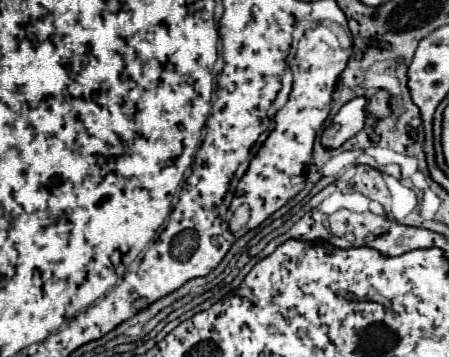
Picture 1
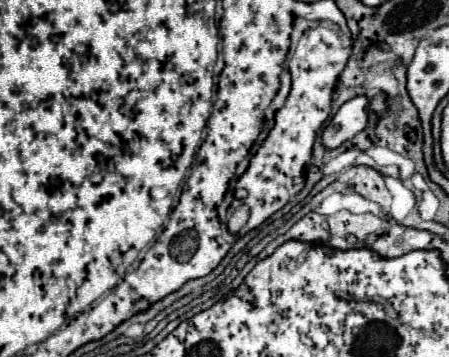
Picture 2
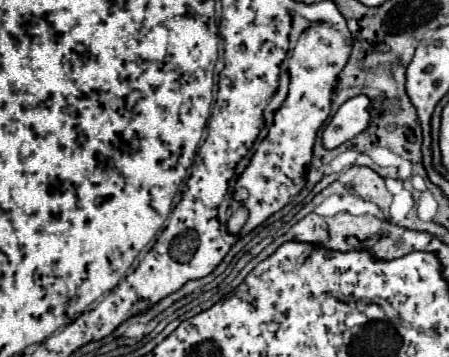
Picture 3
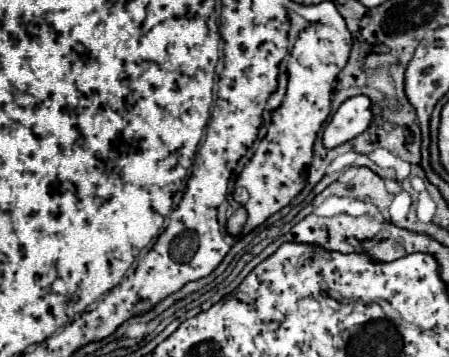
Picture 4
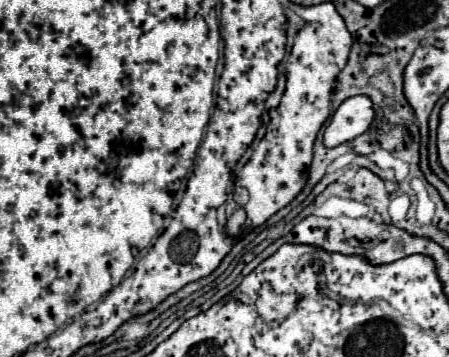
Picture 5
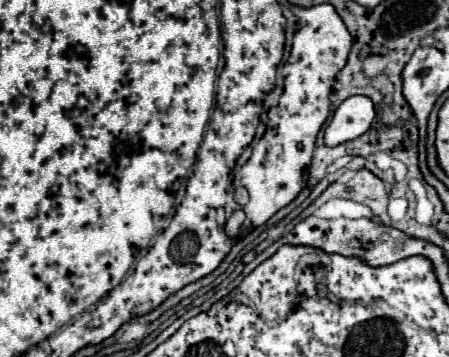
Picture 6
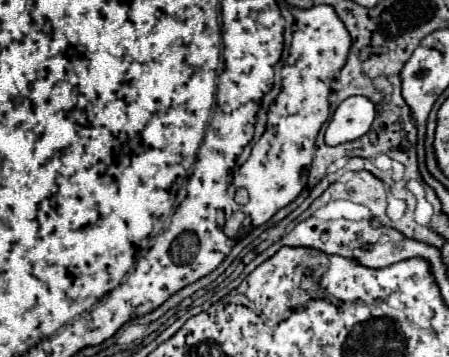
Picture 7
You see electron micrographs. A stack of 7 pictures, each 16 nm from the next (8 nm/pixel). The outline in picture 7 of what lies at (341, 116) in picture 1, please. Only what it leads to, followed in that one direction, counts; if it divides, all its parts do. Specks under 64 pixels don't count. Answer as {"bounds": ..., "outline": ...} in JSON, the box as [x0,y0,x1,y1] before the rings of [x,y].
{"bounds":[326,96,374,144],"outline":[[[364,96],[346,98],[334,112],[326,128],[326,144],[344,144],[354,142],[368,134],[374,122],[374,104]]]}

